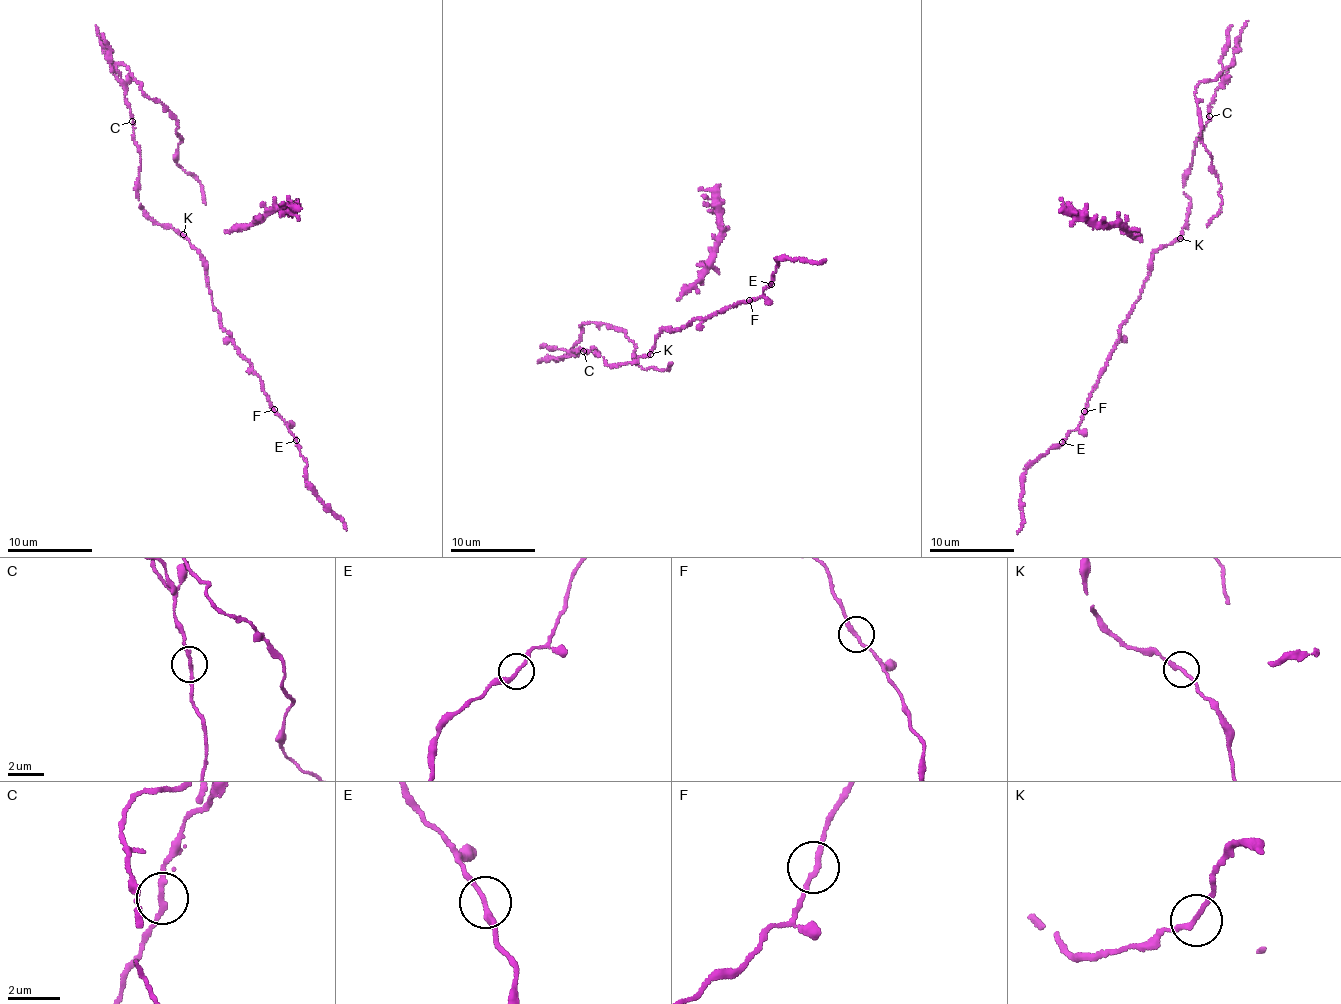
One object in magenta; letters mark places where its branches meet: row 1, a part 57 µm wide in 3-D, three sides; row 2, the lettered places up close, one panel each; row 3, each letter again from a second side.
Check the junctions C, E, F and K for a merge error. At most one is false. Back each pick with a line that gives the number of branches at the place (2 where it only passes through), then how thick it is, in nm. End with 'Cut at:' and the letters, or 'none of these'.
C: Branches: 2. Thickness 190 nm
Cut at: C

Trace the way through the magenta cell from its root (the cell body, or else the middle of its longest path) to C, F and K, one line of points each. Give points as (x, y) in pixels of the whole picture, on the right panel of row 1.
C: (1187, 218), (1191, 199), (1184, 192), (1183, 181), (1185, 171), (1192, 162), (1195, 143), (1208, 116)
F: (1187, 218), (1180, 237), (1170, 244), (1160, 245), (1153, 254), (1140, 298), (1120, 330), (1117, 345), (1084, 411)
K: (1187, 218), (1180, 238)

